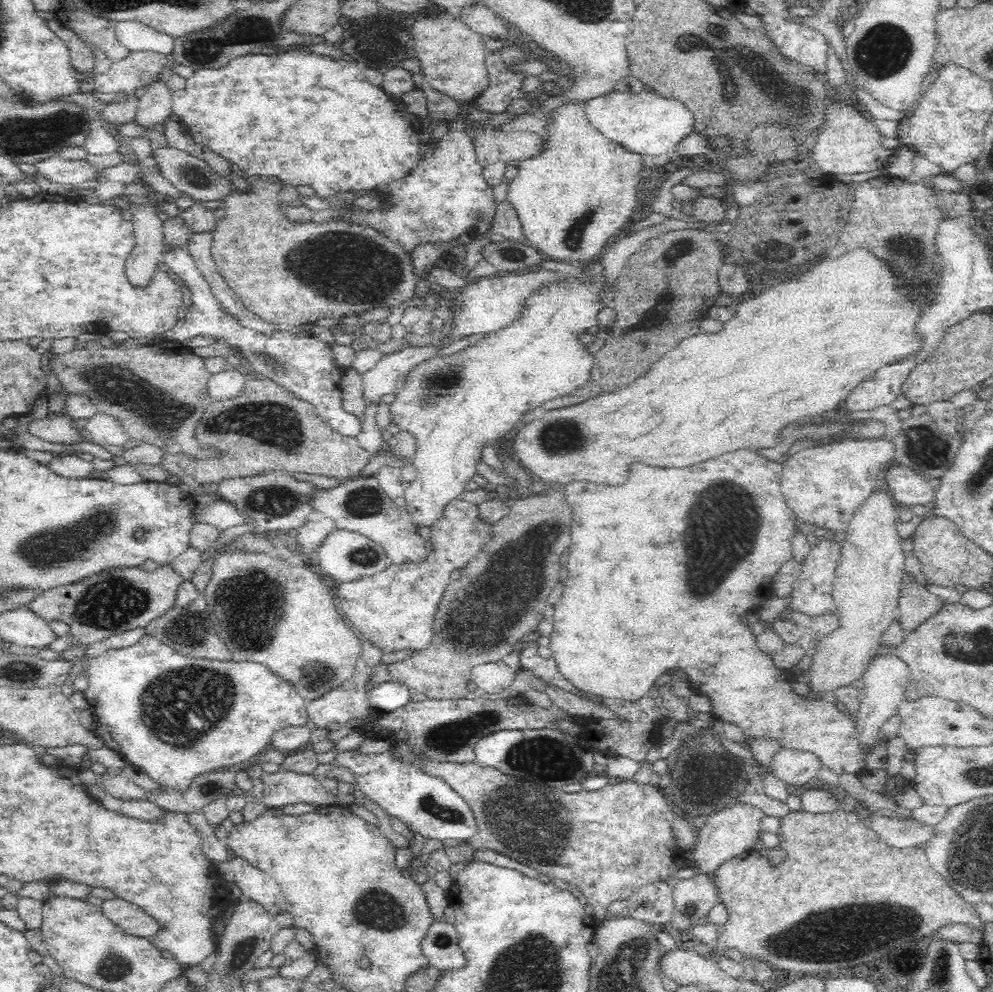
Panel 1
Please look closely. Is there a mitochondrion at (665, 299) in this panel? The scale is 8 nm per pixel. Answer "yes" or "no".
no

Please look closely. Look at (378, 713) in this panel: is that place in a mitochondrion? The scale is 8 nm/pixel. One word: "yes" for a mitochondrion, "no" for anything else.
no

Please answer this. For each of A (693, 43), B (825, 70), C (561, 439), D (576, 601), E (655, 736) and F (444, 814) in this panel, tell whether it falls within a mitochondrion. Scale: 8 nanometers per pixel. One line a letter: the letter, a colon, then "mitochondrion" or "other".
A: mitochondrion
B: other
C: mitochondrion
D: other
E: other
F: mitochondrion

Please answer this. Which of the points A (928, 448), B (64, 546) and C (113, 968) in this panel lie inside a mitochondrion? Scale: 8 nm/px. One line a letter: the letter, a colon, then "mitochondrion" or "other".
A: mitochondrion
B: mitochondrion
C: mitochondrion

